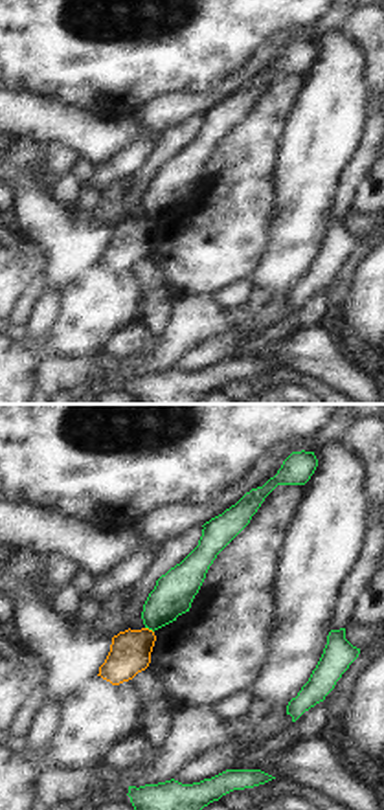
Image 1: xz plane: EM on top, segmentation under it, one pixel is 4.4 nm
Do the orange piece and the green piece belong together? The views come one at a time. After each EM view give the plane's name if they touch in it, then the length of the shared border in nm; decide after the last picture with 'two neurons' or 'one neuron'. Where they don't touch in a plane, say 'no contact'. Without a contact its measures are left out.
xz | 50 nm

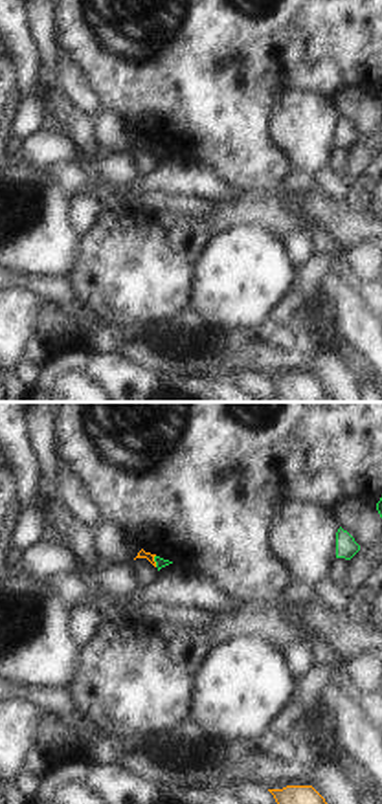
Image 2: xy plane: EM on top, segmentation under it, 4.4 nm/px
xy | 60 nm

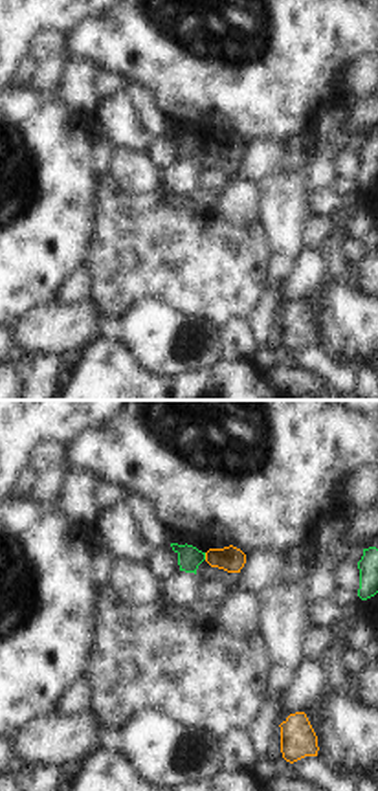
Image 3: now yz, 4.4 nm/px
yz | 30 nm

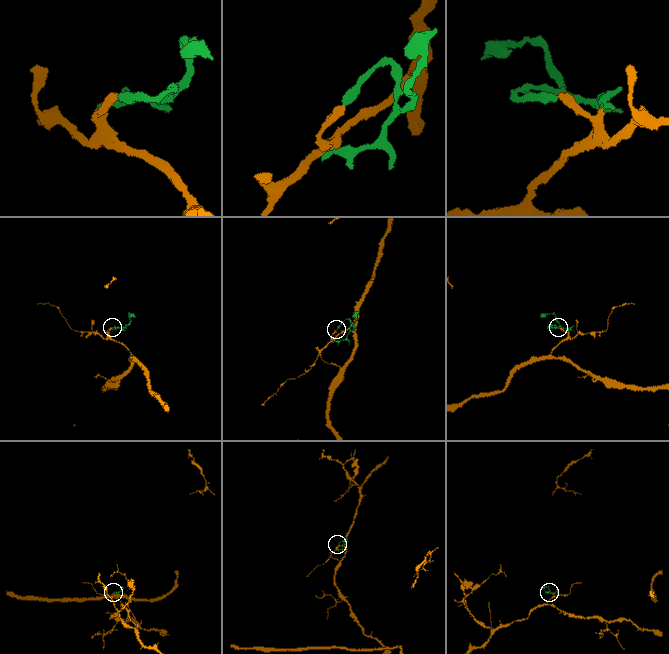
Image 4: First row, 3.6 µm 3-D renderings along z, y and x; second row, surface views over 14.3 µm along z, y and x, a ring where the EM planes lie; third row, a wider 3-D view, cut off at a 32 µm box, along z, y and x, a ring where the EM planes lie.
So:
two neurons

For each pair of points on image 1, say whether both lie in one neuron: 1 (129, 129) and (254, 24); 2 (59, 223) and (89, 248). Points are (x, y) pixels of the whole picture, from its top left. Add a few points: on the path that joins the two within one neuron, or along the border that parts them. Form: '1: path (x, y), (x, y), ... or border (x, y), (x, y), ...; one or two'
1: border (89, 109), (109, 118), (131, 116); two
2: path (67, 230), (81, 245); one

